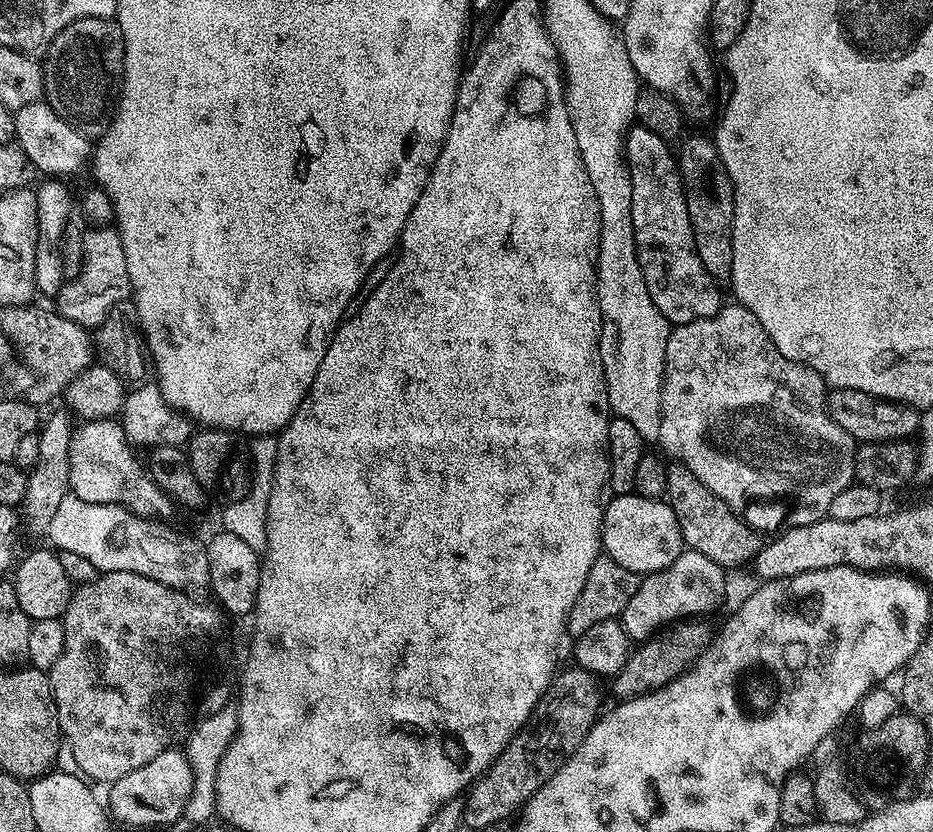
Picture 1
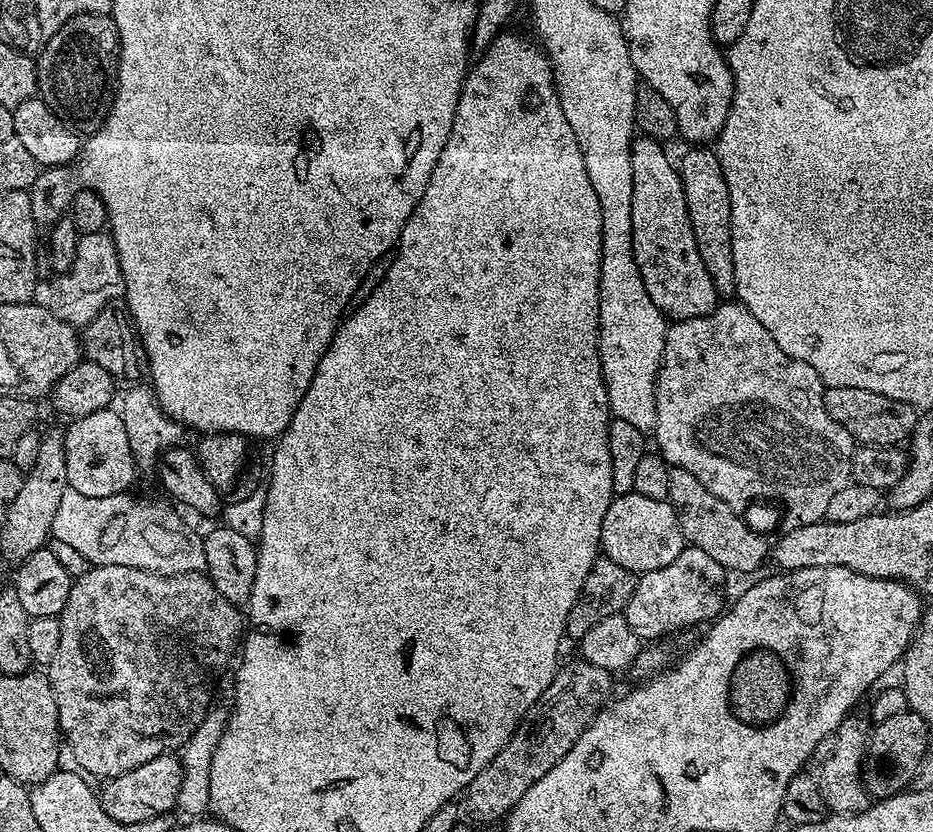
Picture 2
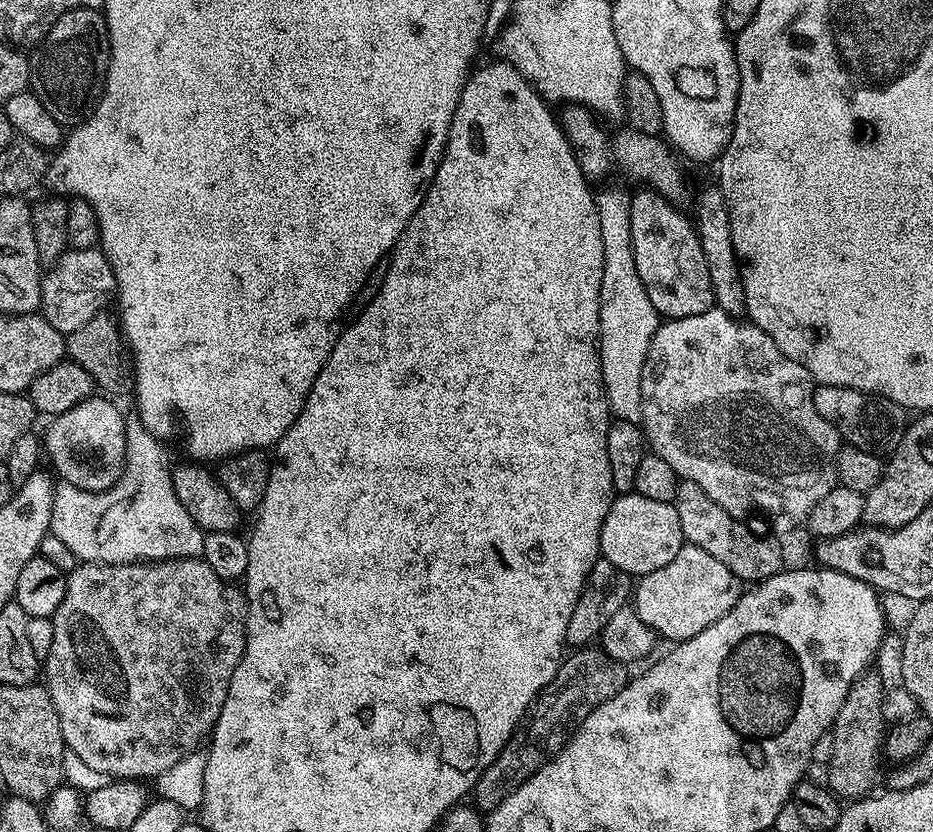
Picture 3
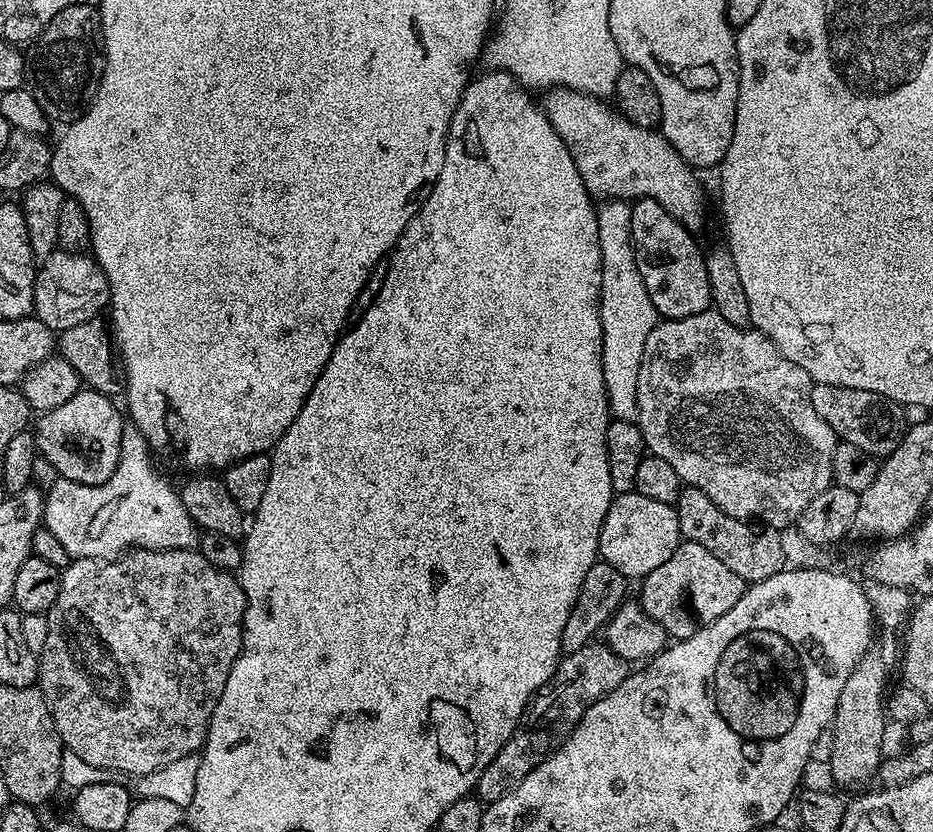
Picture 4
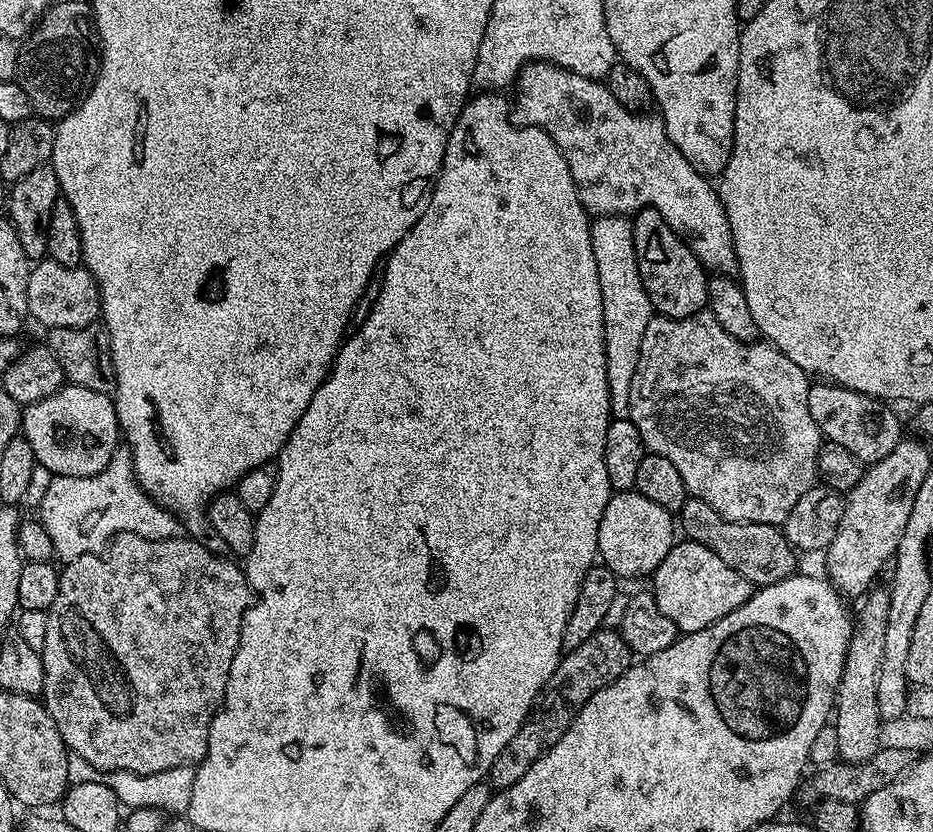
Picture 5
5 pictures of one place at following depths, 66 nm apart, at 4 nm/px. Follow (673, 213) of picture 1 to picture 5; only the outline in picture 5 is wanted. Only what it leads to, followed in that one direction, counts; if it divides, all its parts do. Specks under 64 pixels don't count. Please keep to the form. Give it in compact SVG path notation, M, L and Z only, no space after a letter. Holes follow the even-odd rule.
M644 208L631 217L634 230L634 250L638 254L638 274L642 278L642 286L650 298L653 309L659 315L669 316L675 320L681 320L687 316L696 316L708 307L708 282L709 273L700 264L699 258L690 250L690 246L671 228L658 214L658 210Z

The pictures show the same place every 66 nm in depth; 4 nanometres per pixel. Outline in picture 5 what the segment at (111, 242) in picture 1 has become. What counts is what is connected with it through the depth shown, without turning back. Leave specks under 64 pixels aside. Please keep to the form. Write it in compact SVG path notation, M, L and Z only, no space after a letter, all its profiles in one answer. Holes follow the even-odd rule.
M50 259L35 261L28 269L26 282L28 315L34 321L45 324L45 329L84 328L101 319L100 286L91 272L81 266L62 266L62 262Z

